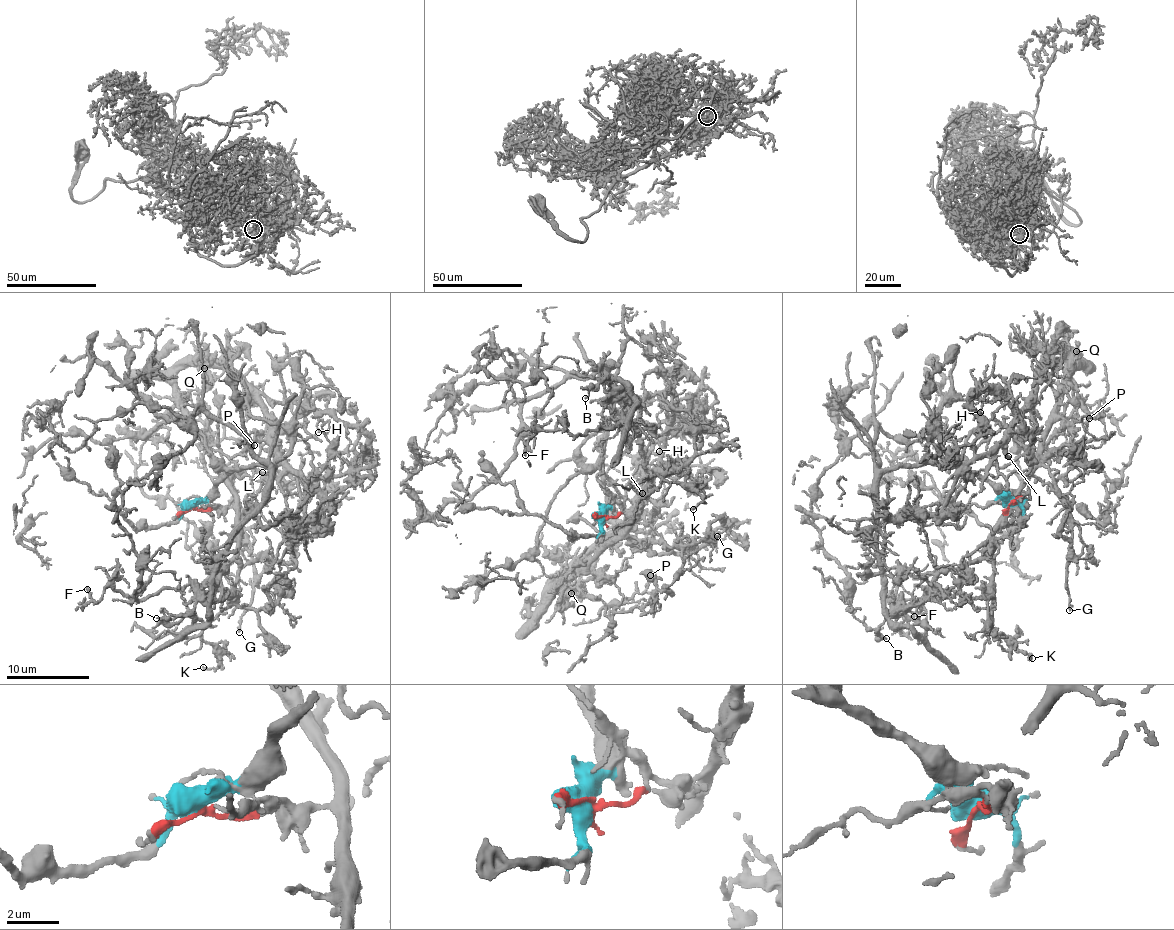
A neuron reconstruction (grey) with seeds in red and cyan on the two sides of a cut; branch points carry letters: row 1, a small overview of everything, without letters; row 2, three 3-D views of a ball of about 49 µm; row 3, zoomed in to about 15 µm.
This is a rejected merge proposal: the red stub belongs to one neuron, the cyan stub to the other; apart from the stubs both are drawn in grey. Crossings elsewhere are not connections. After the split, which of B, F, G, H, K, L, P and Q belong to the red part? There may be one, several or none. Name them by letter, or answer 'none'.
B, F, G, H, K, L, P, Q

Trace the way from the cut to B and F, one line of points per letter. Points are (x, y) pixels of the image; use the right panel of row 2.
B: (1012, 502), (1020, 494), (1007, 523), (978, 558), (937, 577), (925, 597), (904, 599), (877, 632), (885, 638)
F: (1012, 502), (1019, 494), (985, 553), (932, 582), (917, 602), (917, 618), (896, 613), (899, 629), (915, 617)

